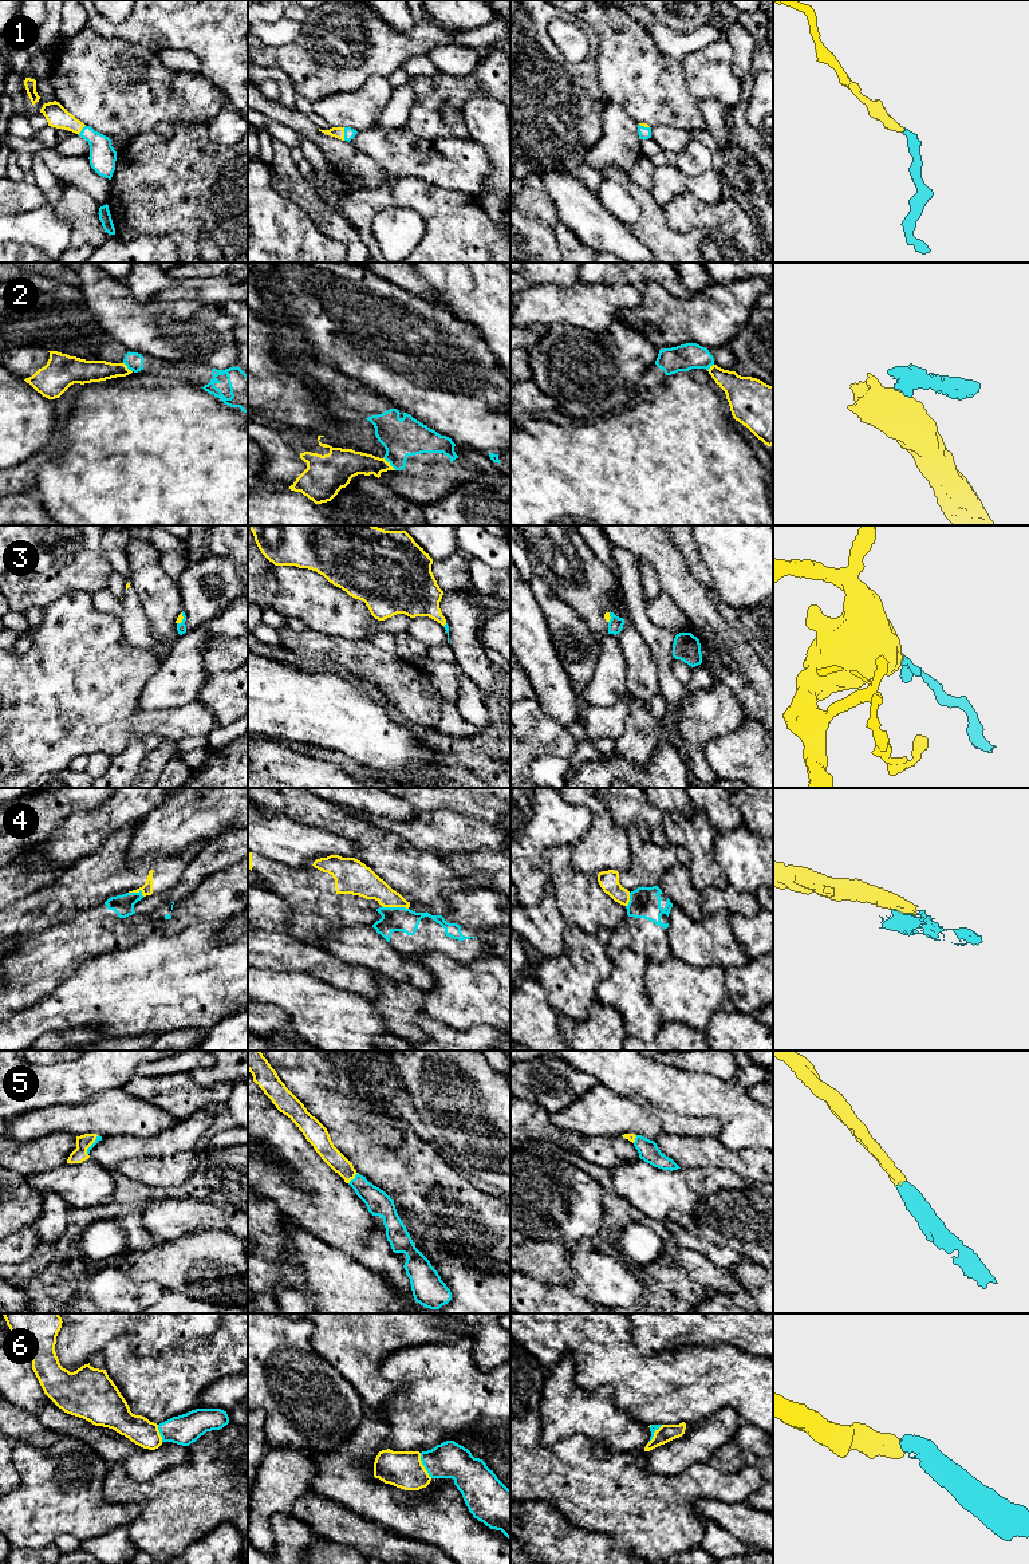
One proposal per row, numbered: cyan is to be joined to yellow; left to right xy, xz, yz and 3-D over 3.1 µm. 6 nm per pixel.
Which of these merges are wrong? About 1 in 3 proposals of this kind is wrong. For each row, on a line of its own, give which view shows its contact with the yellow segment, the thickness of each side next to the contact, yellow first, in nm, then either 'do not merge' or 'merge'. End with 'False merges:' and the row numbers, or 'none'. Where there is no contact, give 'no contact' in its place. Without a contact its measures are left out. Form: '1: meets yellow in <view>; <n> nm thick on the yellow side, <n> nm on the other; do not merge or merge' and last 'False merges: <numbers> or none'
1: meets yellow in xz; 70 nm thick on the yellow side, 70 nm on the other; merge
2: meets yellow in xz; 170 nm thick on the yellow side, 220 nm on the other; do not merge
3: meets yellow in xy; 40 nm thick on the yellow side, 60 nm on the other; merge
4: meets yellow in xz; 170 nm thick on the yellow side, 140 nm on the other; do not merge
5: meets yellow in xz; 110 nm thick on the yellow side, 150 nm on the other; merge
6: meets yellow in xz; 220 nm thick on the yellow side, 220 nm on the other; merge
False merges: 2, 4

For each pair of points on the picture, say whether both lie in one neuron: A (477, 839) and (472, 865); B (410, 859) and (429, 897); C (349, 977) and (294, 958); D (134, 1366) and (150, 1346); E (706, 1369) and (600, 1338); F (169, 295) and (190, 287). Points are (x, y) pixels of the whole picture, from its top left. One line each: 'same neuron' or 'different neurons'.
A: different neurons
B: same neuron
C: same neuron
D: different neurons
E: same neuron
F: same neuron

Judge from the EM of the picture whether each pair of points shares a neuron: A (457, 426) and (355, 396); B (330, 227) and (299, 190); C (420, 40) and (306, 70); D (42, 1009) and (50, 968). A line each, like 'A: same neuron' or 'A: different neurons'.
A: different neurons
B: same neuron
C: same neuron
D: different neurons

